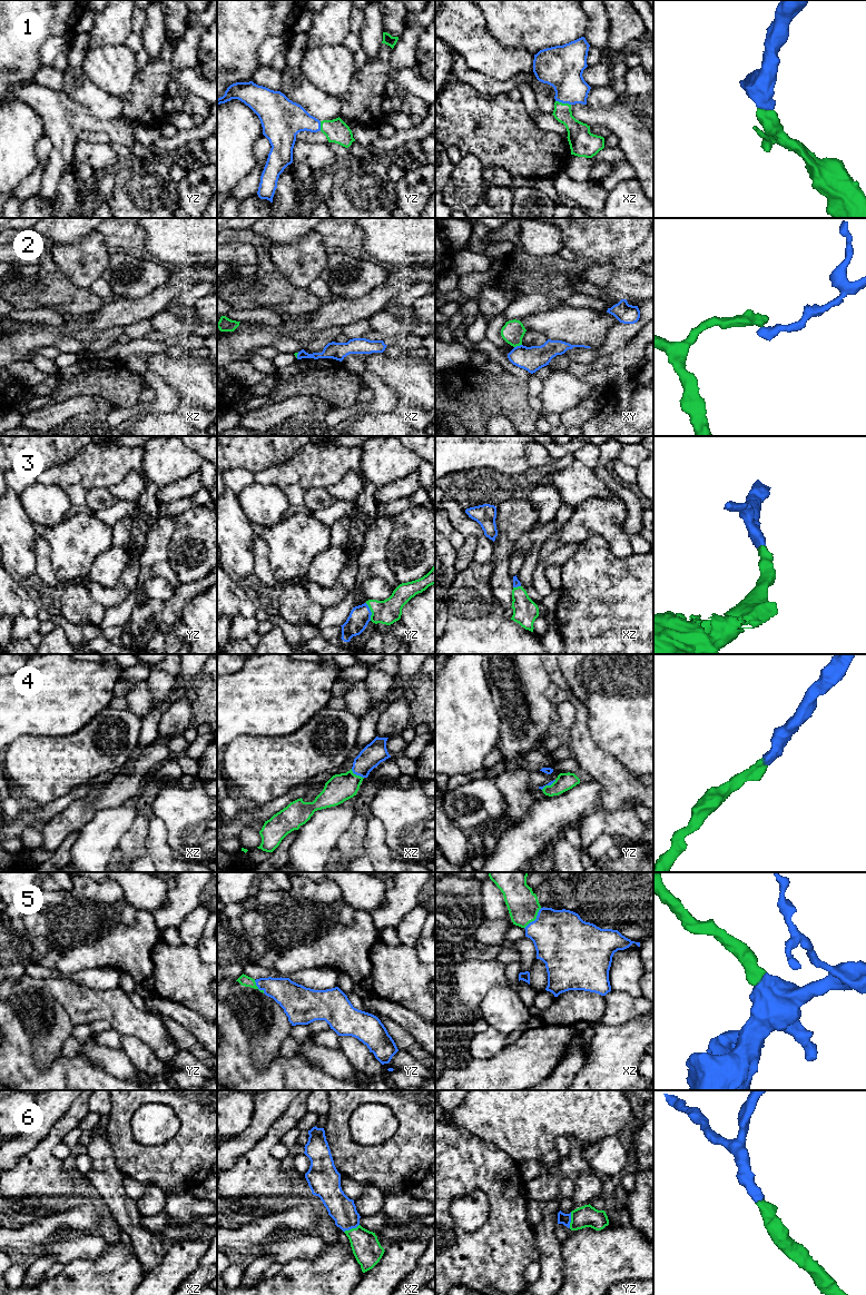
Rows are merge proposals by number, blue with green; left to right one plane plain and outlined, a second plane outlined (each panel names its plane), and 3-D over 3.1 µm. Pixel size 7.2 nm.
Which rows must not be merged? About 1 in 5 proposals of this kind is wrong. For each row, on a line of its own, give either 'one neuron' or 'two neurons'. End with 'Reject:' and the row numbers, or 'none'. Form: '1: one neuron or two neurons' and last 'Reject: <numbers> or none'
1: one neuron
2: two neurons
3: one neuron
4: one neuron
5: one neuron
6: one neuron
Reject: 2

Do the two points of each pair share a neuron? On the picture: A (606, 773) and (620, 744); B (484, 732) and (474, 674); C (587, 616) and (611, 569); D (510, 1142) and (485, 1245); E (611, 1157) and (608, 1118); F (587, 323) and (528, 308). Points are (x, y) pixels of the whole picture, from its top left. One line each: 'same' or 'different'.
A: different
B: same
C: same
D: different
E: different
F: different

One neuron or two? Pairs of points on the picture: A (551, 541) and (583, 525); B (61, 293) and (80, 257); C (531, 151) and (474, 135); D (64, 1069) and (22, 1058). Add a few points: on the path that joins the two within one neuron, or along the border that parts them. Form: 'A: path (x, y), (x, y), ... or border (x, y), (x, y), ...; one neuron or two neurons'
A: border (571, 516), (559, 533), (558, 546); two neurons
B: border (52, 257), (59, 269), (77, 287), (88, 289); two neurons
C: path (517, 145), (502, 135), (489, 135); one neuron
D: path (53, 1074), (38, 1074), (32, 1068); one neuron

